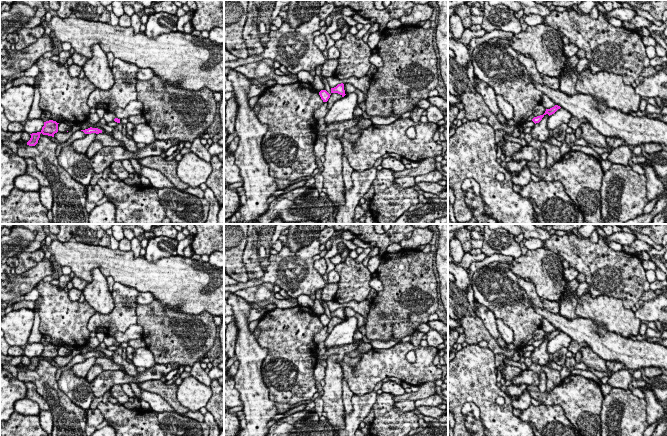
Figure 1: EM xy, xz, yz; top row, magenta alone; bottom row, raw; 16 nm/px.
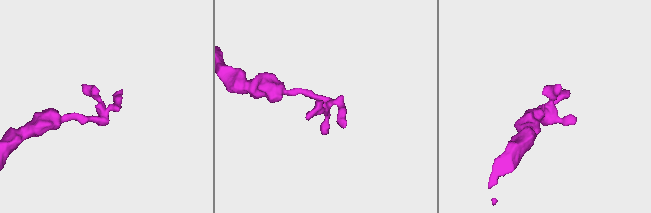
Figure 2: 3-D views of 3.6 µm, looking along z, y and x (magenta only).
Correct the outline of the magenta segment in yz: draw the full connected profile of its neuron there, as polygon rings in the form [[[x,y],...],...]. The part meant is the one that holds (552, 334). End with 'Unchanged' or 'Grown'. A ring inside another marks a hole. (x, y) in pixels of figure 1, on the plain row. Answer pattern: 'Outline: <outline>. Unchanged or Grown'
Outline: [[[555,329],[554,331],[552,331],[552,332],[550,332],[550,333],[546,333],[546,335],[545,335],[545,337],[544,337],[543,339],[534,341],[534,342],[532,343],[532,345],[533,345],[535,348],[536,348],[536,347],[539,347],[546,338],[548,338],[548,339],[550,340],[550,339],[554,338],[554,337],[555,337],[558,333],[560,333],[560,332],[561,332],[560,330]]]. Unchanged

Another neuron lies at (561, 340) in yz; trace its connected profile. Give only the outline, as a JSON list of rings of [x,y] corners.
[[[564,332],[558,333],[554,338],[550,339],[547,344],[547,352],[554,354],[561,348],[568,348],[572,338]]]

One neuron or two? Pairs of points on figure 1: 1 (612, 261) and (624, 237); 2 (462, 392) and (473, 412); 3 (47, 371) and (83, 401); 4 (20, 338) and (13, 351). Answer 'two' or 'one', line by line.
1: two
2: two
3: two
4: two

